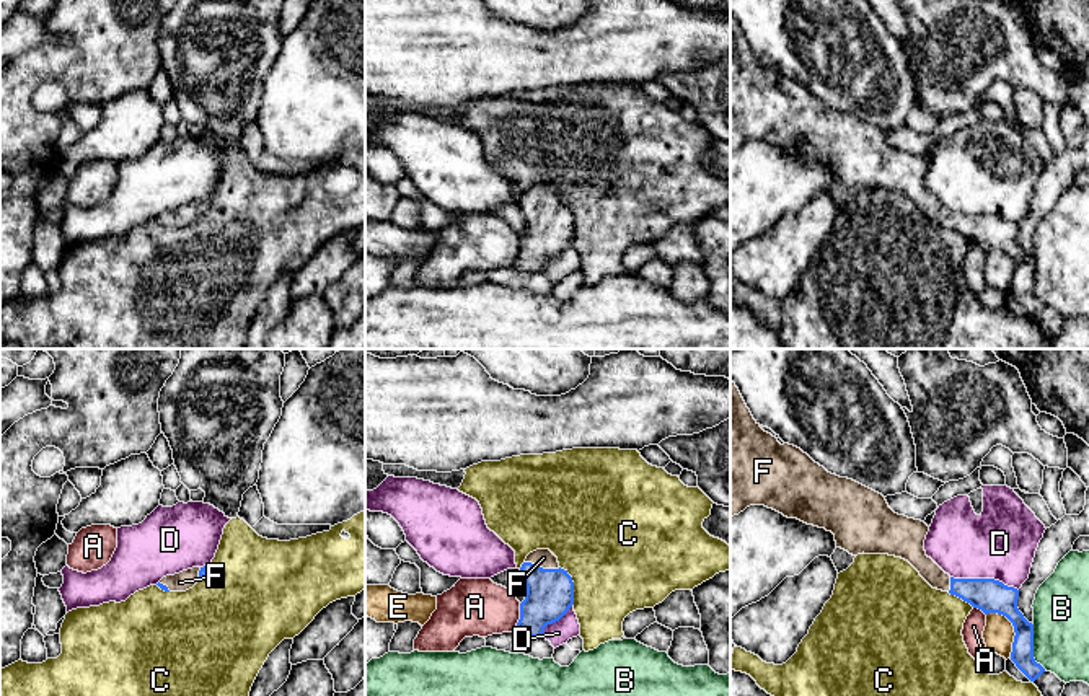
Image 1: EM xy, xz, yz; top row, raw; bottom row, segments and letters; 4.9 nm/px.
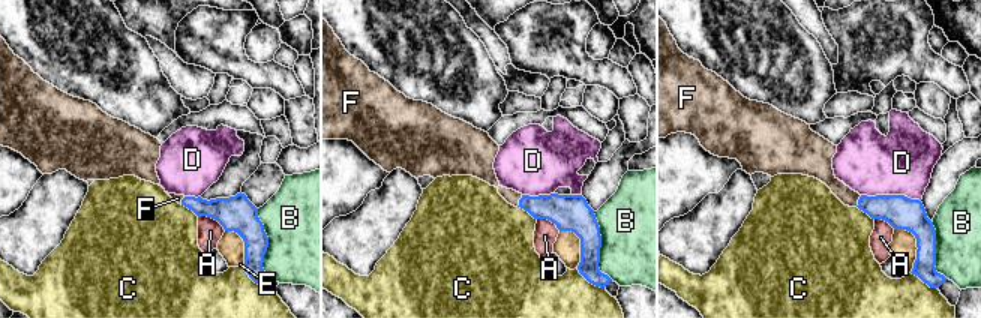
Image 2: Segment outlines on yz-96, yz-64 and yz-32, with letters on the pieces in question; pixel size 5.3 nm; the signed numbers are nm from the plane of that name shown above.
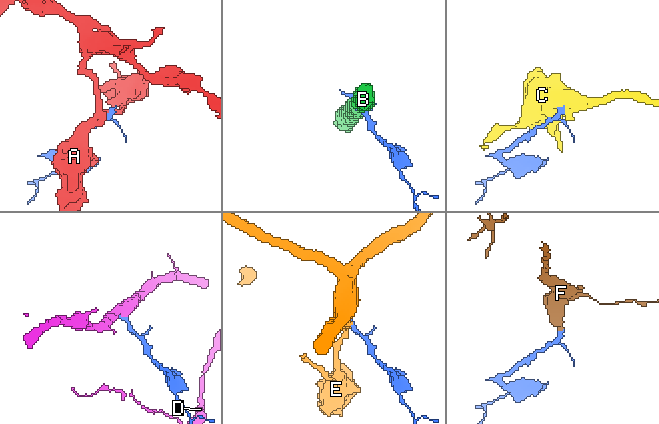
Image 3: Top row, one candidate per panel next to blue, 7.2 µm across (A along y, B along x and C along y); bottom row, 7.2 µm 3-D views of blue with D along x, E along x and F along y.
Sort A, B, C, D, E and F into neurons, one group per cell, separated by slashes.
A / B / C / D / E / F

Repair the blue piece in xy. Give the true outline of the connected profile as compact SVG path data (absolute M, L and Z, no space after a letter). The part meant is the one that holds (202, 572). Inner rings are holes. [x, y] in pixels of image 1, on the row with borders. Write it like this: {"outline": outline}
{"outline": "M209 566L192 567L174 575L166 575L157 585L165 592L186 592L202 580L207 572Z"}

